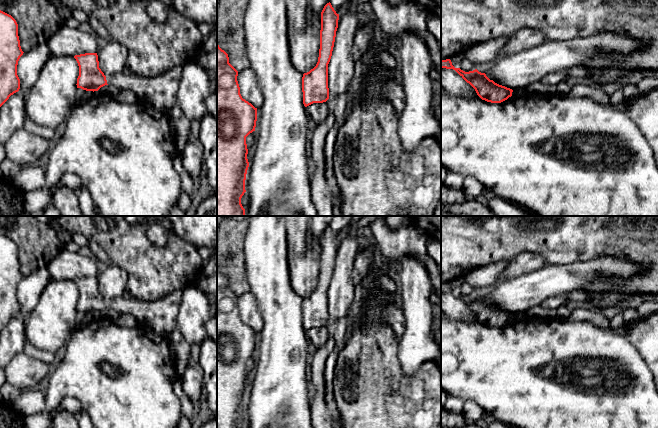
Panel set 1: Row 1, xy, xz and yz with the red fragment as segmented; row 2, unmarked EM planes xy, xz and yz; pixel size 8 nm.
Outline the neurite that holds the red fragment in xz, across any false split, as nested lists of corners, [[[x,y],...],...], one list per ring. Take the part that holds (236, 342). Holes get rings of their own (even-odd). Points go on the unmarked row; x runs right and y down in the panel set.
[[[217,268],[217,428],[241,428],[249,391],[246,361],[255,355],[257,332],[242,322],[238,295]]]

